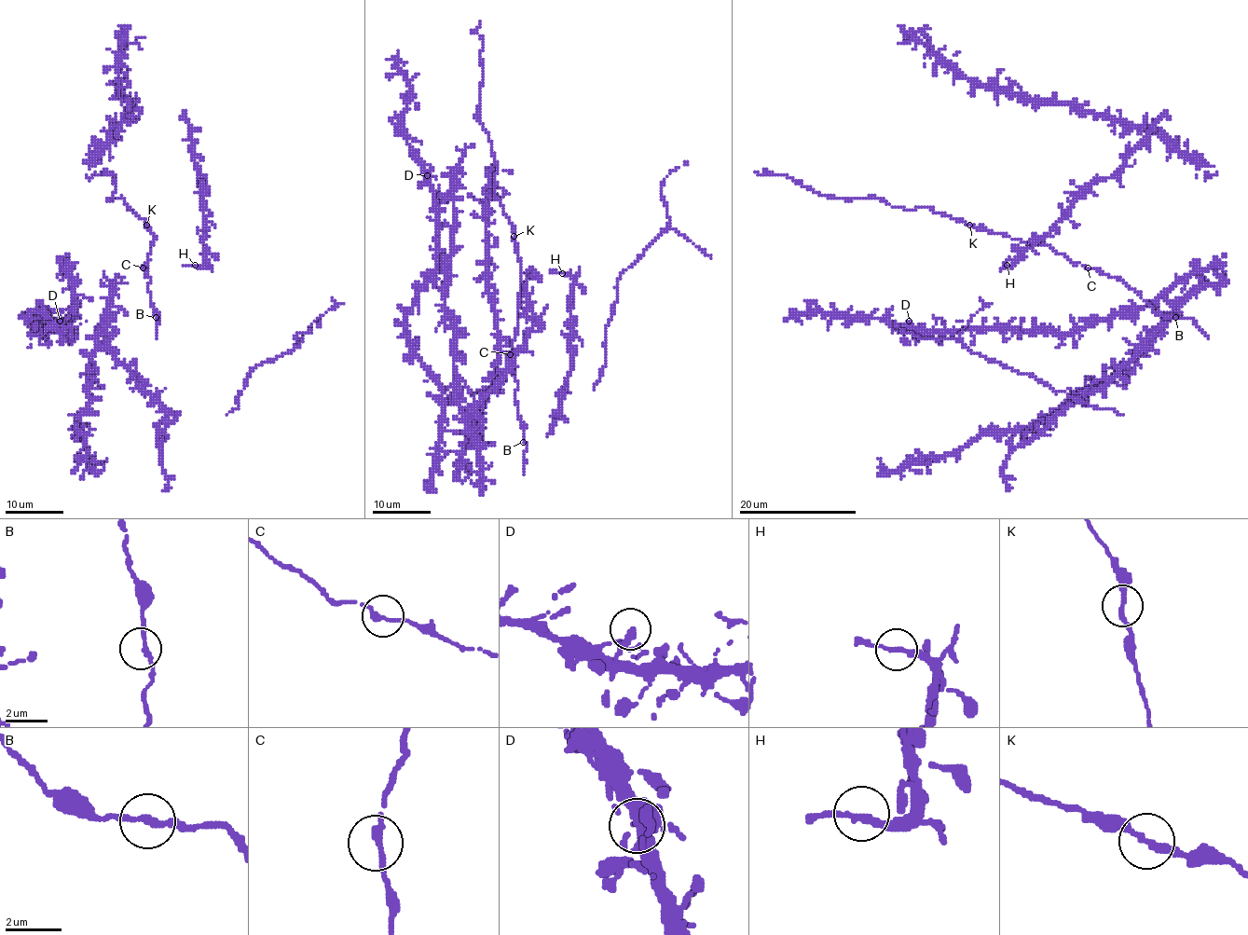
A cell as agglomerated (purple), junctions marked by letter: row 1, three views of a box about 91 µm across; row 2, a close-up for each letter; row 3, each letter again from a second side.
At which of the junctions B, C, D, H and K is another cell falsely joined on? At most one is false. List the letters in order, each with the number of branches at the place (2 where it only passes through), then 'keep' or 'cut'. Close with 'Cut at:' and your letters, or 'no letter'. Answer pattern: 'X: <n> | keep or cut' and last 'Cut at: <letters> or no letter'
B: 2 | keep
C: 2 | keep
D: 2 | keep
H: 2 | keep
K: 2 | keep
Cut at: no letter

